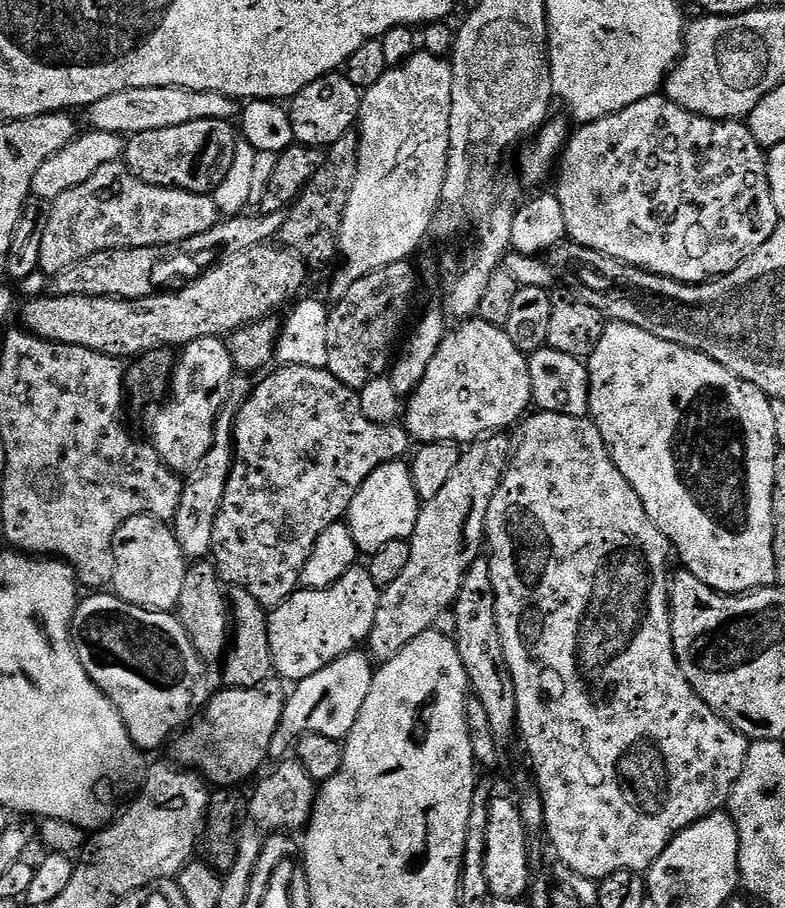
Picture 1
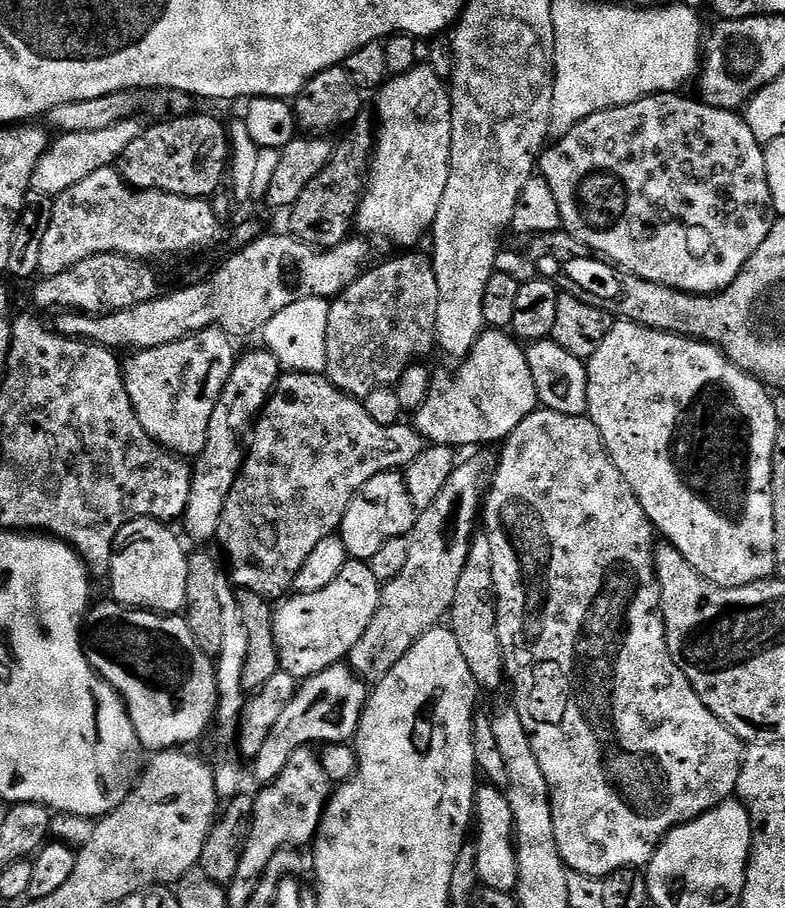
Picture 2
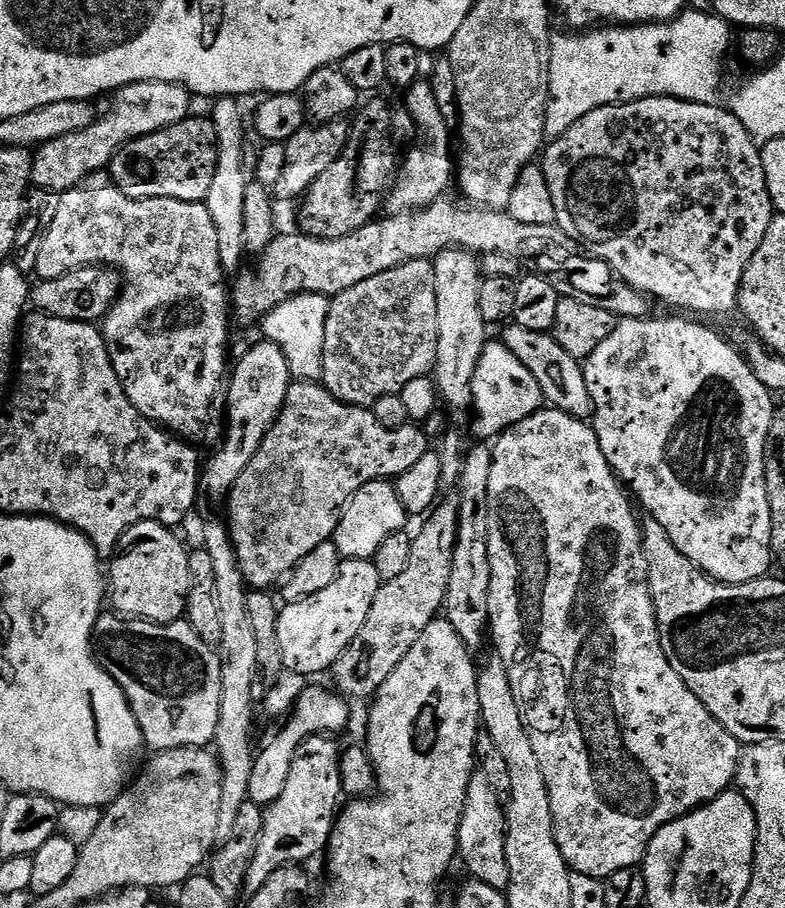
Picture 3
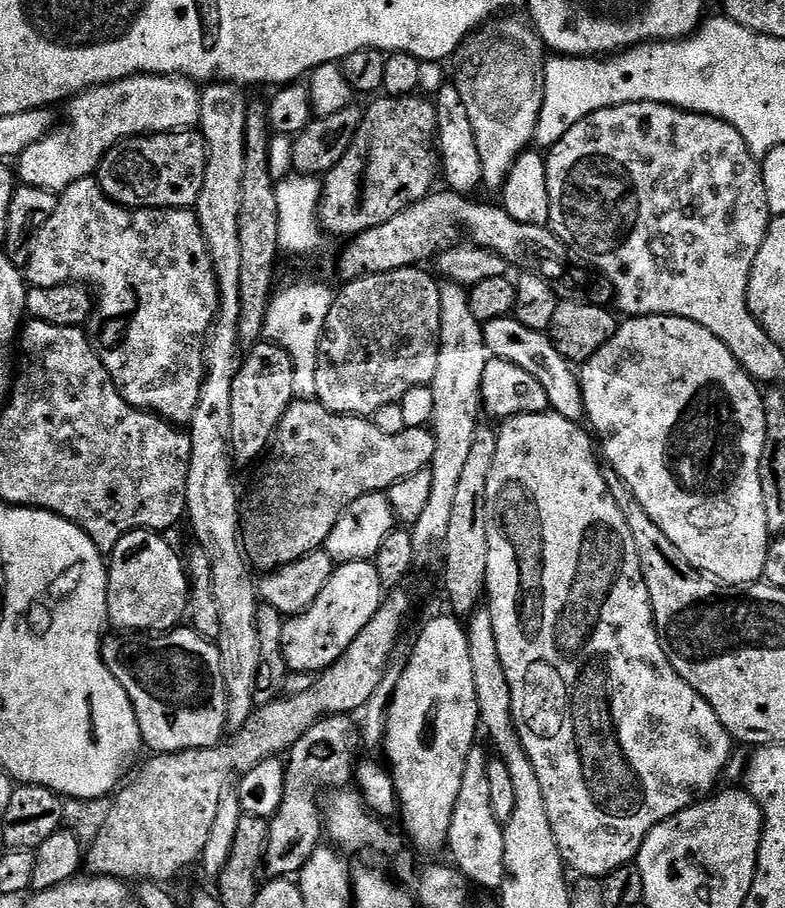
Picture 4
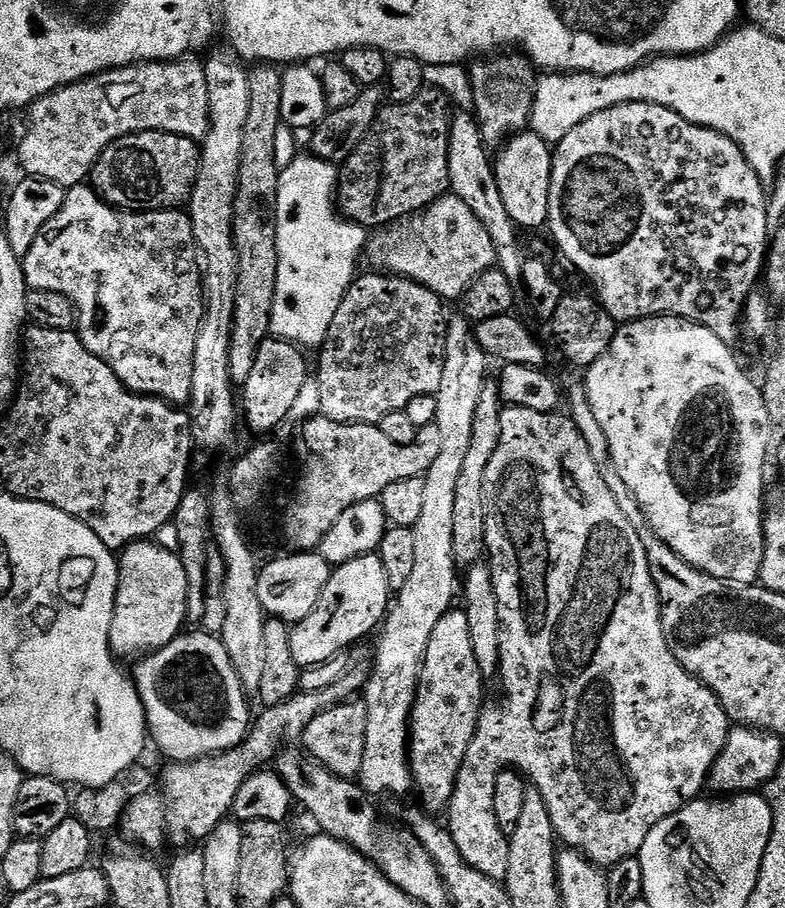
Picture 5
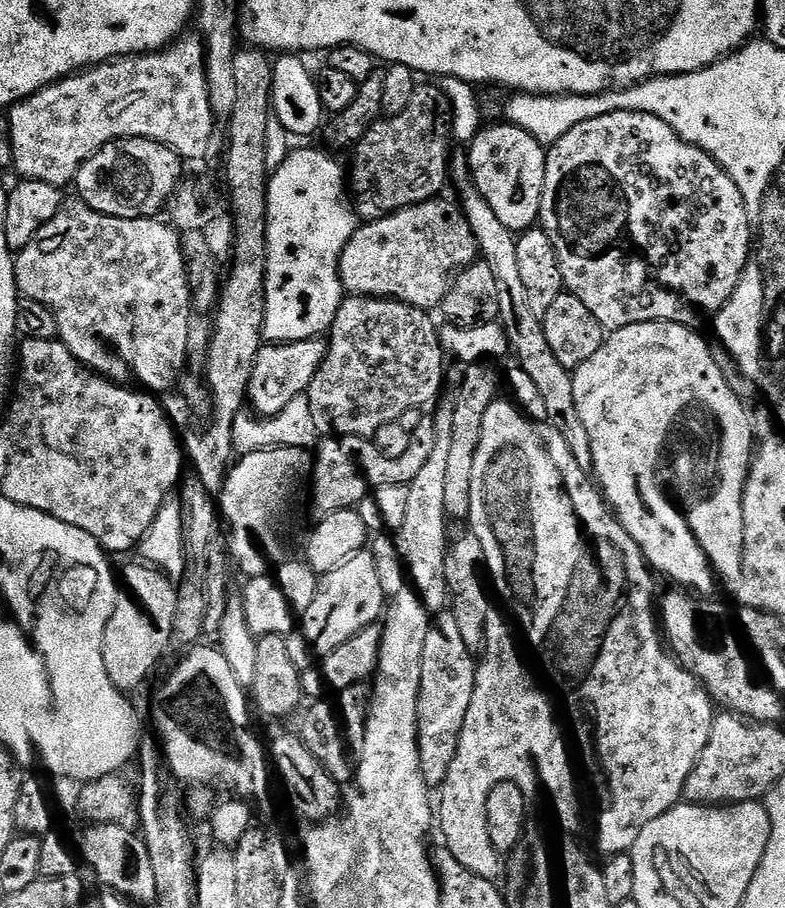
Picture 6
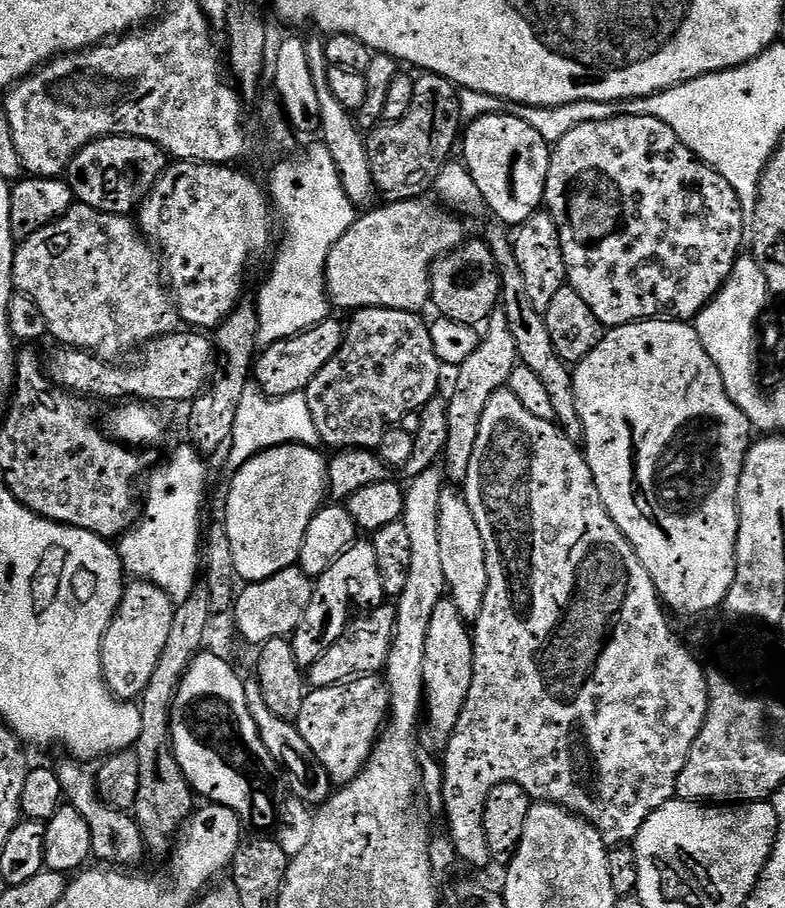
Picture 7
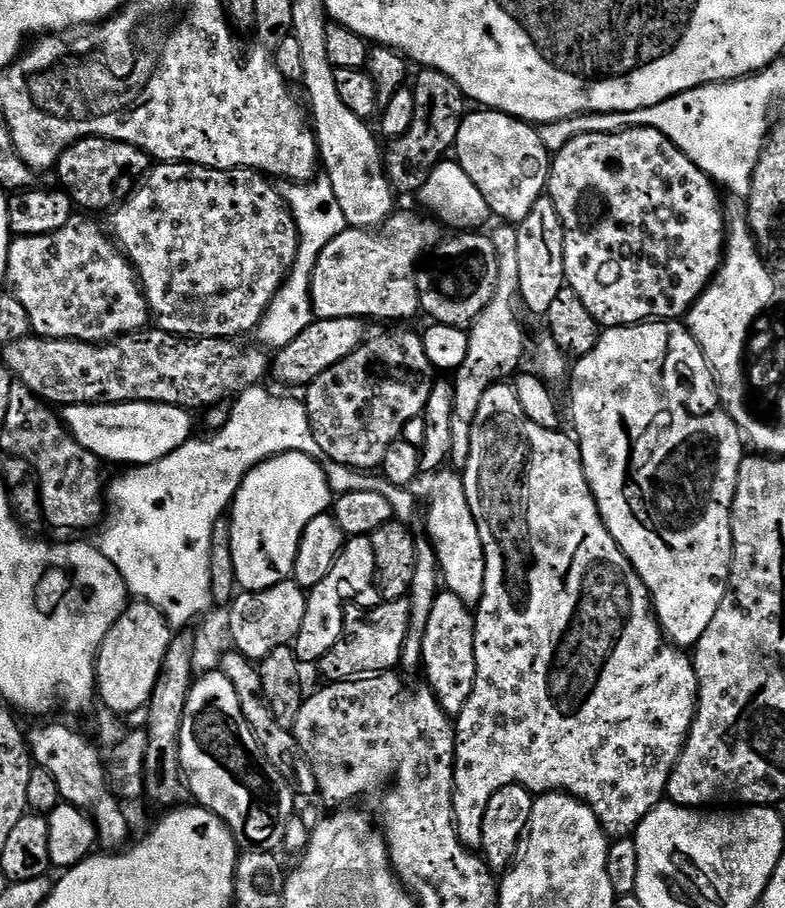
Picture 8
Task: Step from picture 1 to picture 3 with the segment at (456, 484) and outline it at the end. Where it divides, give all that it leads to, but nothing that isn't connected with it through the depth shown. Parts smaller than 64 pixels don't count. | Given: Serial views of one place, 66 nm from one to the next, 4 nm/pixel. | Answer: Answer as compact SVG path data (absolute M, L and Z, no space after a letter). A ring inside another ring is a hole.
M455 503L443 504L423 521L424 529L412 536L406 570L395 580L381 583L378 594L374 594L374 606L370 606L370 614L366 614L362 630L358 630L354 642L350 642L350 646L330 669L331 683L353 701L367 701L375 697L386 678L394 674L398 662L410 654L410 646L418 642L422 630L426 630L426 626L437 619L444 607L446 586L450 586L460 510Z

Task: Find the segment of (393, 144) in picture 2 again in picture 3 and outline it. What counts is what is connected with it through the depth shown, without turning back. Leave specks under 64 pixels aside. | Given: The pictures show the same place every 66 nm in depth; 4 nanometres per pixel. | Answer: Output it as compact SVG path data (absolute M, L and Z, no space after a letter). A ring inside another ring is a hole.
M428 82L411 84L403 93L404 104L408 107L410 115L416 119L420 127L420 136L424 144L412 148L408 157L403 157L398 168L396 183L393 184L391 193L386 201L387 207L393 213L415 212L434 201L440 199L454 184L454 152L448 149L448 131L450 125L444 120L442 111L439 110L438 101L434 98L434 90ZM392 207L392 208L391 208Z

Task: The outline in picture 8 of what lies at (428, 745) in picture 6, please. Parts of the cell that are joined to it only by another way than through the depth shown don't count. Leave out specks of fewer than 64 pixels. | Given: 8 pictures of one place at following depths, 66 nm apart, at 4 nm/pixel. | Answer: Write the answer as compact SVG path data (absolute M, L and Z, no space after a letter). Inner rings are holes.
M447 590L437 591L430 616L426 622L426 634L422 642L423 679L431 688L442 710L453 718L459 716L462 706L474 690L476 663L474 662L474 612L458 598L458 594Z

